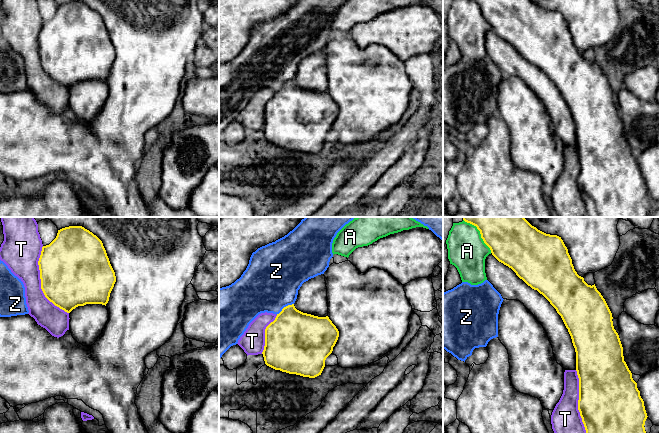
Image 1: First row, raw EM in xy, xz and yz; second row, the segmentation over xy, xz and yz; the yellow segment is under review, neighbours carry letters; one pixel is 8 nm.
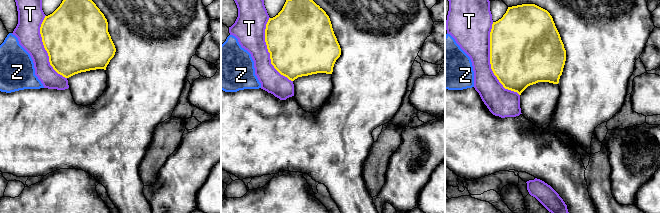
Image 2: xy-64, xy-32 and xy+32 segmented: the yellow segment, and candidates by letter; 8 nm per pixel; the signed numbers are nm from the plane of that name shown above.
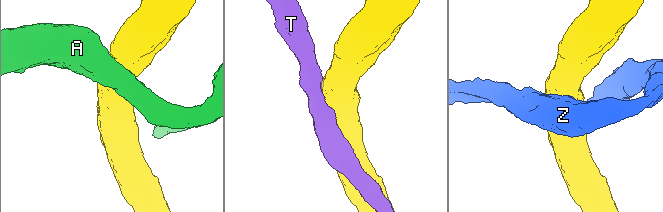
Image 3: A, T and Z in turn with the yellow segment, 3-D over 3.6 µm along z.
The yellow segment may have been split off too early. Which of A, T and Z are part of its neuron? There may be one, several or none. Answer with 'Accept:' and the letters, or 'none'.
Accept: none

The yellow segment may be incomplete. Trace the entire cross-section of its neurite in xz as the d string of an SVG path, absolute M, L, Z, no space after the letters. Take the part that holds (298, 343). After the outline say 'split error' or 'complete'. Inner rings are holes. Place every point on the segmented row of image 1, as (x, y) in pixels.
M324 274L304 282L294 304L277 314L265 329L265 364L303 377L321 375L339 331L329 319Z | split error

